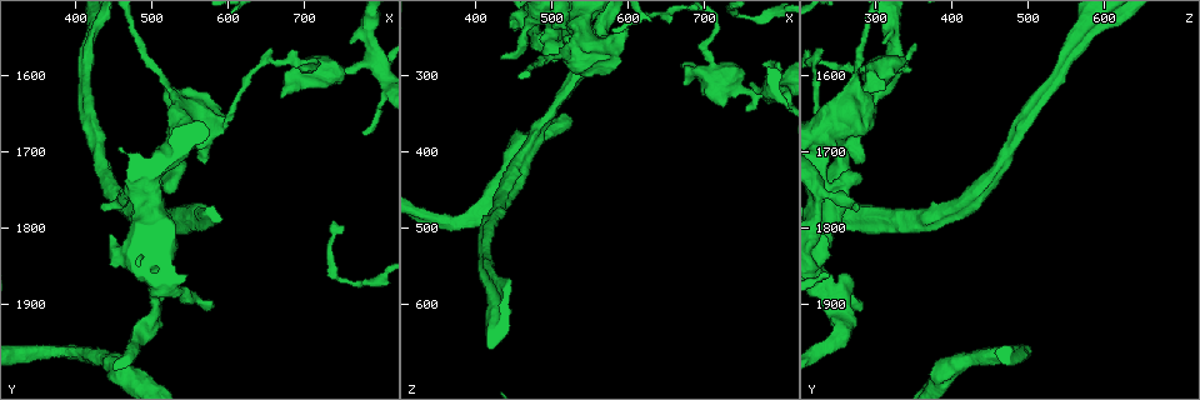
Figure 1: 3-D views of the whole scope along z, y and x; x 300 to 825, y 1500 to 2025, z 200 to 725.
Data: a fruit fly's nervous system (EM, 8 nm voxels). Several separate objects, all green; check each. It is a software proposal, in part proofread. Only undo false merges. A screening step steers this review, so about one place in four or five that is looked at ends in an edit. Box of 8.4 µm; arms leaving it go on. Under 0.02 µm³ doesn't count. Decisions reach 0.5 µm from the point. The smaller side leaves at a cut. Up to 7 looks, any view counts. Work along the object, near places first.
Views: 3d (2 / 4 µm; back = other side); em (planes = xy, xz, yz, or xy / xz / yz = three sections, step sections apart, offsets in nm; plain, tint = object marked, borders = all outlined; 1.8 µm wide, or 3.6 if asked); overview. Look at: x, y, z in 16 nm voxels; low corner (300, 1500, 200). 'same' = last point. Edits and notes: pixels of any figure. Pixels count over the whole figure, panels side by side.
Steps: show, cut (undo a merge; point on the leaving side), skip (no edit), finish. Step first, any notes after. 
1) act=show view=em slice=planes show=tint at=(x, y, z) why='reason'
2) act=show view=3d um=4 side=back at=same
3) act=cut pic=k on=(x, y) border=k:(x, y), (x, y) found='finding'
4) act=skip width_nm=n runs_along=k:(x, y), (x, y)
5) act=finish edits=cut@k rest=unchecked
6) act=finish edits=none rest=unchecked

act=show view=em slice=xy step=8 show=tint at=(425, 1530, 600) why='abrupt turn'

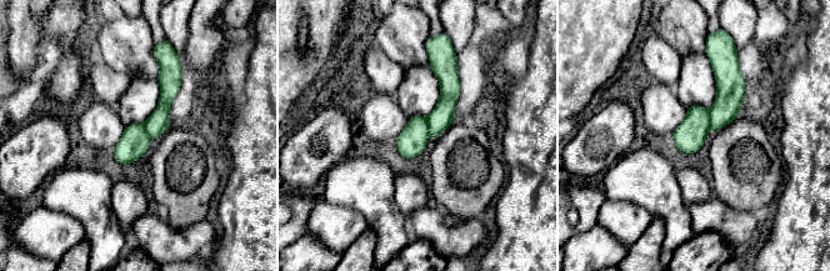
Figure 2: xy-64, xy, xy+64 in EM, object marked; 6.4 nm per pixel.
act=show view=em slice=xz step=4 show=tint at=same

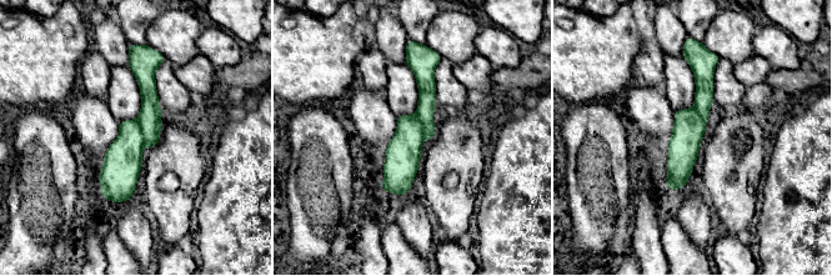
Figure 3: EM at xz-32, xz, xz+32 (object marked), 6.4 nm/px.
act=cut pic=3 on=(123, 161) border=3:(135, 120), (139, 124), (145, 144) found='two cells meet here'

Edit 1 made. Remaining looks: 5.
act=show view=em slice=planes show=tint at=(595, 1665, 245) why='sharp bend'

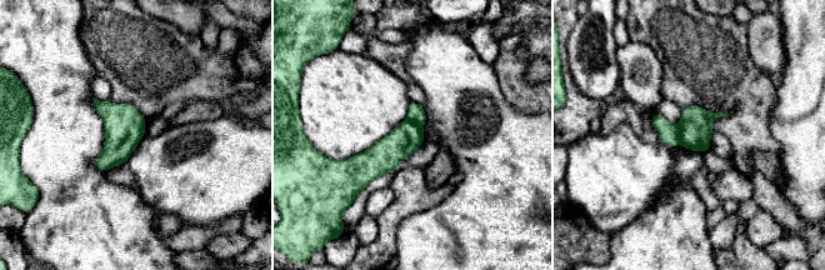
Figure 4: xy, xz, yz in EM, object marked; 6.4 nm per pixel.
act=cut pic=4 on=(669, 133) width_nm=200 border=4:(678, 125), (679, 143) found='two cells meet here'

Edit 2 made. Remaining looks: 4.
act=finish edits=cut@3,cut@4 rest=unchecked

